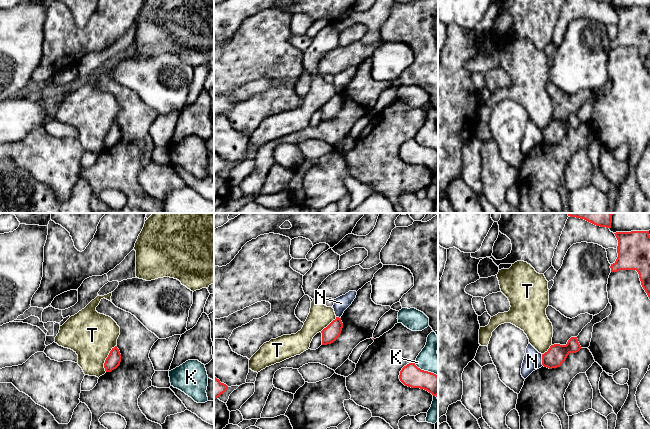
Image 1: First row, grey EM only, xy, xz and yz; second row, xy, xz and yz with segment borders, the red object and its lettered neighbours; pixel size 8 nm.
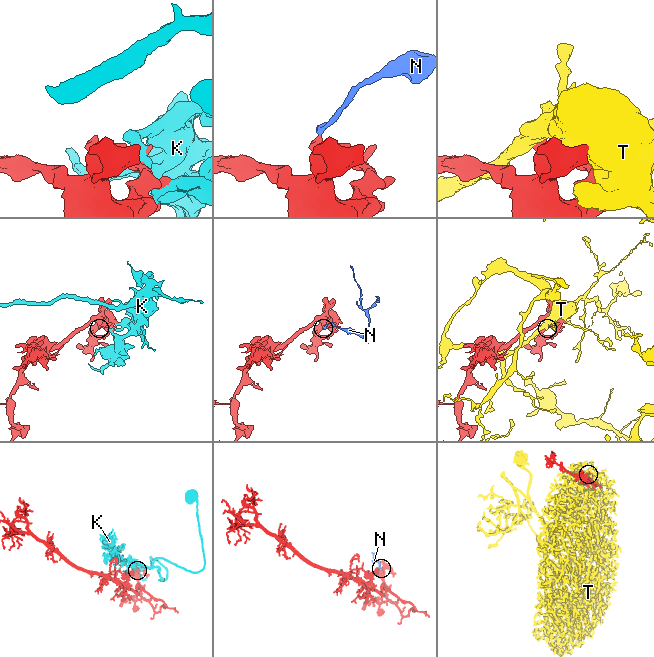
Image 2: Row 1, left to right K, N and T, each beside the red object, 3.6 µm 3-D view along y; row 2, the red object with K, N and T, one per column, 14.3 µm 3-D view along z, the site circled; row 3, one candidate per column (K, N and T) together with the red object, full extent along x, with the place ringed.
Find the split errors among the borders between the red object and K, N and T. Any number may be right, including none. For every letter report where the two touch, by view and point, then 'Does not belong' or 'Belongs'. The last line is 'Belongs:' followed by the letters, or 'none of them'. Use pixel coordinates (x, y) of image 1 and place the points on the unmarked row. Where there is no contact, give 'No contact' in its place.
K: Touches red at xz (425, 147). Does not belong
N: Touches red at yz (542, 136). Does not belong
T: Touches red at xy (106, 134). Does not belong
Belongs: none of them

